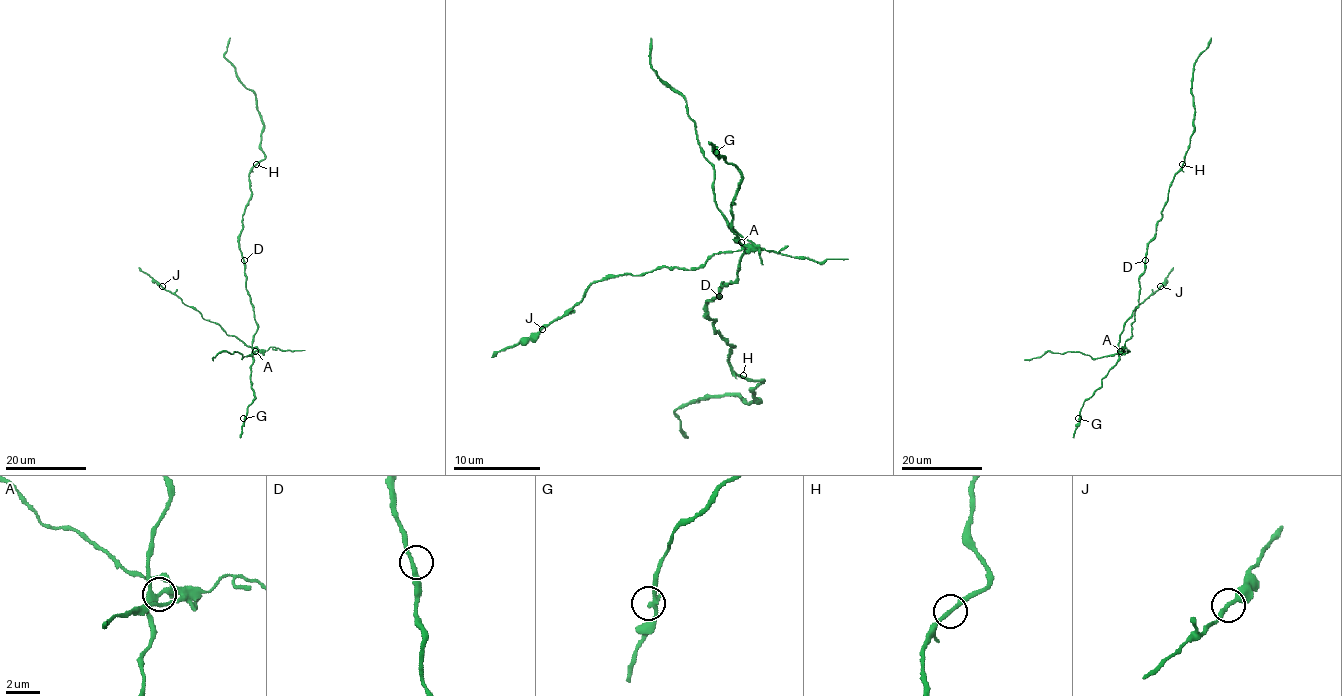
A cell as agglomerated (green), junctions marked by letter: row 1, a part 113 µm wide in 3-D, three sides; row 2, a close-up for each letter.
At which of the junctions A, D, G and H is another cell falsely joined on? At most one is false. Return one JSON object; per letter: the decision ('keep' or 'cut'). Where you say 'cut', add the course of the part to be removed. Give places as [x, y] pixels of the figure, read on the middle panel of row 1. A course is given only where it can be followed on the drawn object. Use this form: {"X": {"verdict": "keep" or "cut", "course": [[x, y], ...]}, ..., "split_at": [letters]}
{"A": {"verdict": "cut", "course": [[740, 242], [740, 248], [714, 253], [697, 268], [684, 270], [664, 266], [594, 281], [562, 316], [492, 357]]}, "D": {"verdict": "keep"}, "G": {"verdict": "keep"}, "H": {"verdict": "keep"}, "split_at": ["A"]}

